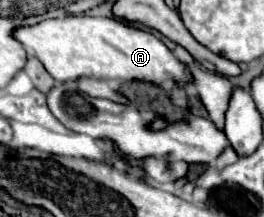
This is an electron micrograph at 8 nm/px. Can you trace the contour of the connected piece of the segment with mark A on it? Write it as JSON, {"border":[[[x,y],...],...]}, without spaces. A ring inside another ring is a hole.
{"border":[[[54,18],[24,30],[16,30],[16,40],[20,40],[28,54],[36,56],[58,82],[76,82],[84,76],[112,78],[122,82],[144,80],[158,86],[168,80],[176,82],[178,86],[188,86],[194,82],[190,68],[180,62],[160,38],[118,18]]]}

